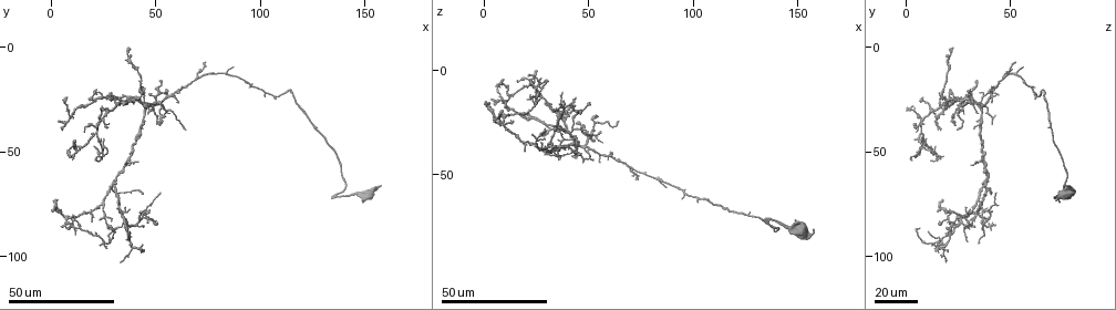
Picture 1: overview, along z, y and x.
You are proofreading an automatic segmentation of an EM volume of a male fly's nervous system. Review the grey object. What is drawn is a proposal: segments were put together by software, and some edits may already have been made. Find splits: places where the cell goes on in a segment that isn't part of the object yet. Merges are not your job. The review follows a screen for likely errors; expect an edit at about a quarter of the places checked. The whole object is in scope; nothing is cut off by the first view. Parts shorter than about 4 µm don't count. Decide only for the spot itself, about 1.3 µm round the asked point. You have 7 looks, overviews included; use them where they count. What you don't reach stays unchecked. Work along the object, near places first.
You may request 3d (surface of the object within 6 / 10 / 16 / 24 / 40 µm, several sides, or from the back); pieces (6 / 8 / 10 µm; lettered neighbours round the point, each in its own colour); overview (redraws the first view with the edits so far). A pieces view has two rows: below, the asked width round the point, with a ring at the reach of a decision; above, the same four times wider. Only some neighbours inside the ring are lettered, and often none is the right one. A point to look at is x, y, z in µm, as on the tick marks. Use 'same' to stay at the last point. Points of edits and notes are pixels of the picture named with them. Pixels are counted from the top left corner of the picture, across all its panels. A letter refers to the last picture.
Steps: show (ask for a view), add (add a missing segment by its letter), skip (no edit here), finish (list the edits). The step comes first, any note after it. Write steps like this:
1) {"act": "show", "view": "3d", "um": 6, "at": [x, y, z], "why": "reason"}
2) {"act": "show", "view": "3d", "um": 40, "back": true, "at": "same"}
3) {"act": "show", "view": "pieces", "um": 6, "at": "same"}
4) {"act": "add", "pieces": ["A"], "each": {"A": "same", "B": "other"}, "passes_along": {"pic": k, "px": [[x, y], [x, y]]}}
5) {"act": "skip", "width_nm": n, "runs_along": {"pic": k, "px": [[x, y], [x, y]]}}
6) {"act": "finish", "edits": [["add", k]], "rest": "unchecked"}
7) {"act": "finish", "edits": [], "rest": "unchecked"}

{"act": "show", "view": "3d", "um": 24, "at": [28, 38, 3], "why": "free end"}

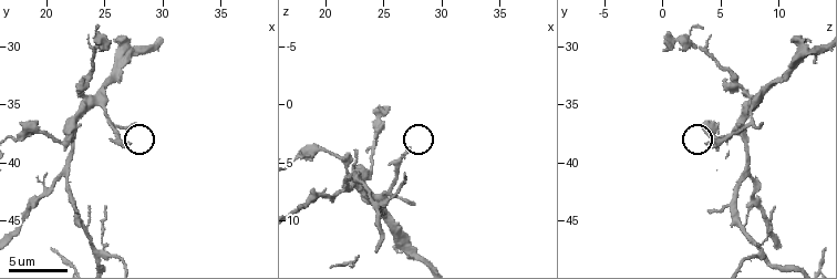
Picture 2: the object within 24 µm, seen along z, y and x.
{"act": "show", "view": "pieces", "um": 10, "at": [27.0, 38.4, 4.0]}

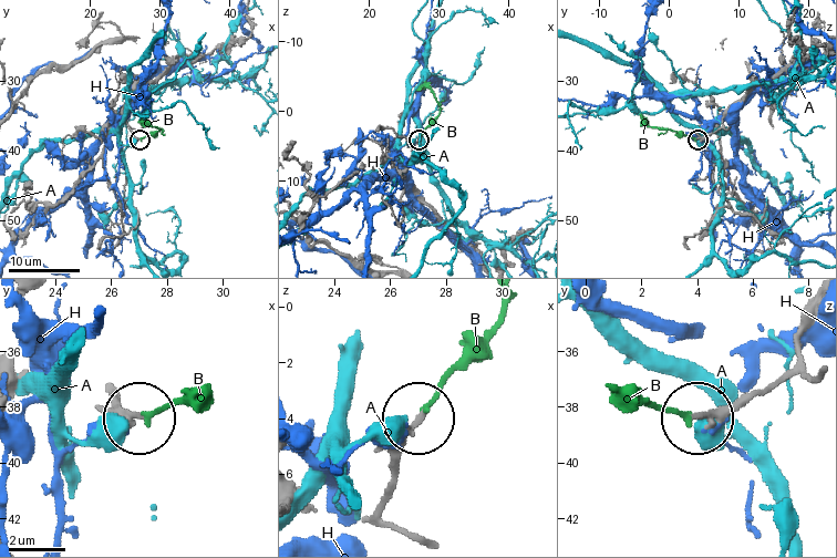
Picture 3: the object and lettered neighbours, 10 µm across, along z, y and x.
{"act": "add", "pieces": ["B"], "each": {"A": "other", "B": "same", "H": "other"}, "passes_along": {"pic": 3, "px": [[392, 489], [399, 442], [447, 371], [489, 328], [504, 299]]}, "found": "the cell continues"}

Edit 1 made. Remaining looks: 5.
{"act": "show", "view": "overview"}

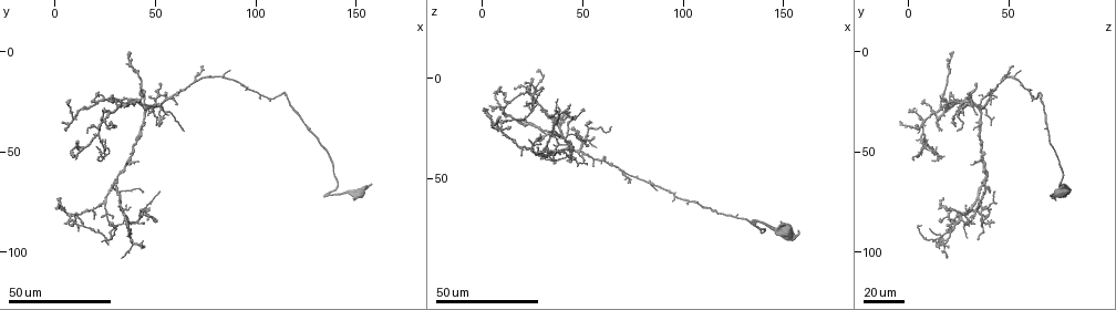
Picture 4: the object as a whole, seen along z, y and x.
{"act": "show", "view": "pieces", "um": 8, "at": [27.6, 36.6, 8.4], "why": "free end"}

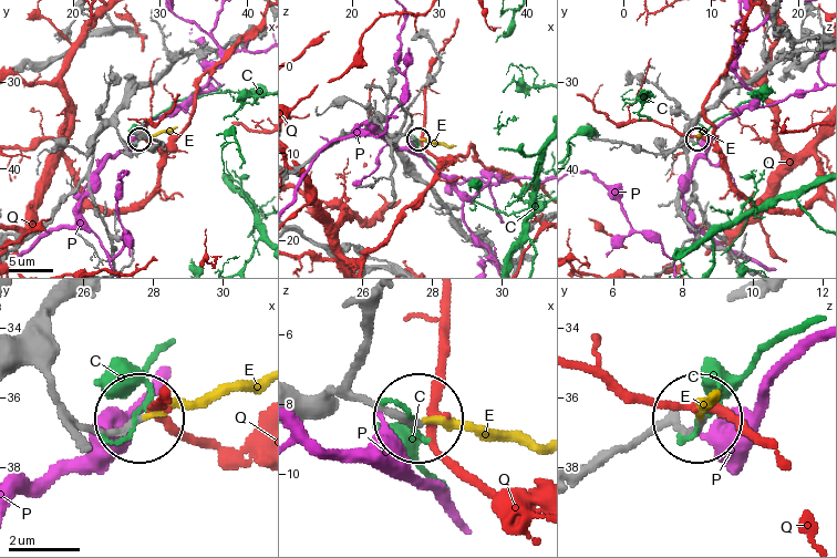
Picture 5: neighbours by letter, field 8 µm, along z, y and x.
{"act": "add", "pieces": ["E"], "each": {"C": "other", "E": "same", "P": "other", "Q": "other"}, "passes_along": {"pic": 5, "px": [[55, 394], [83, 424], [119, 427], [252, 389]]}, "found": "the cell continues"}

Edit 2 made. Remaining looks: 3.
{"act": "show", "view": "overview"}

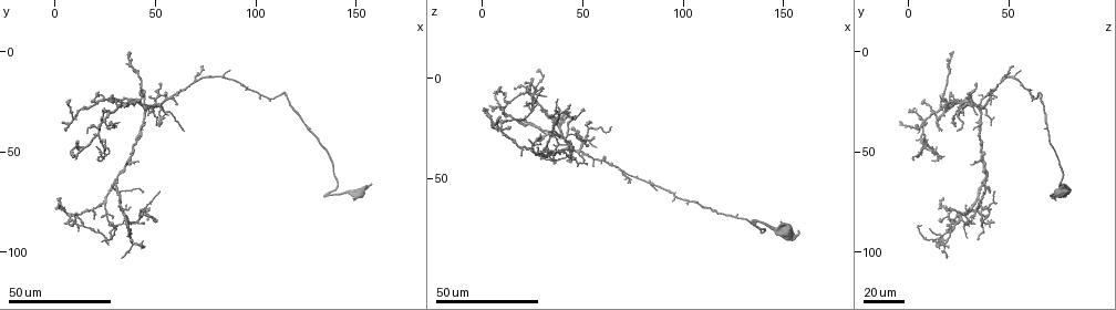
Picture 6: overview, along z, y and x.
{"act": "show", "view": "3d", "um": 24, "at": [37, 77, 31]}

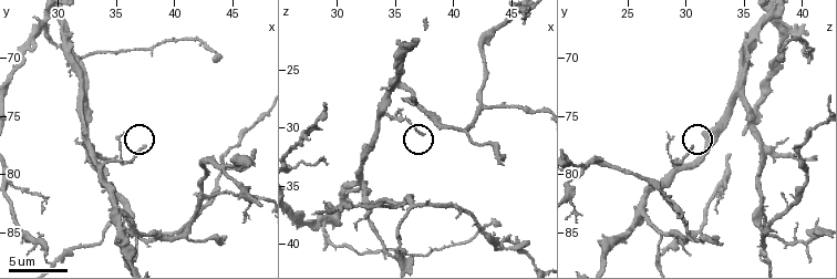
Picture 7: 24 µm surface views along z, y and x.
{"act": "show", "view": "pieces", "um": 8, "at": [37.2, 77.8, 30.6]}

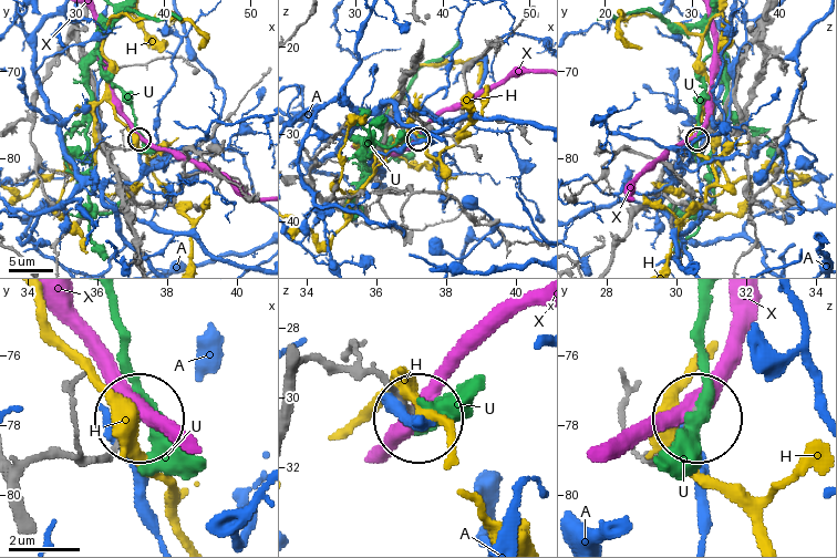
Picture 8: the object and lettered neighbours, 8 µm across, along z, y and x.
{"act": "skip", "width_nm": 170, "each": {"A": "other", "H": "other", "U": "other", "X": "other"}, "found": "no lettered segment goes on from it"}

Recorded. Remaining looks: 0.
{"act": "finish", "edits": [["add", 3], ["add", 5]], "rest": "unchecked"}

